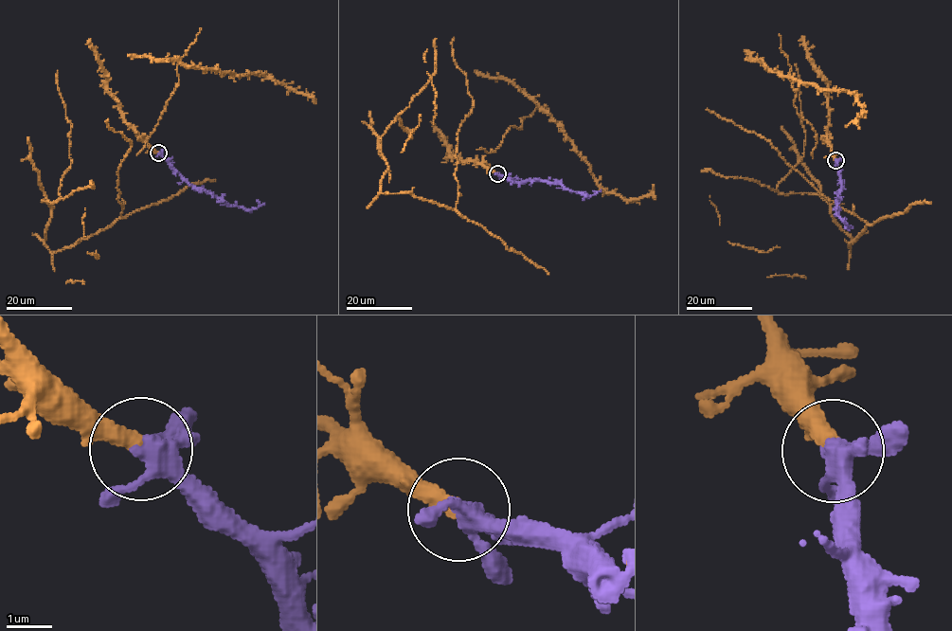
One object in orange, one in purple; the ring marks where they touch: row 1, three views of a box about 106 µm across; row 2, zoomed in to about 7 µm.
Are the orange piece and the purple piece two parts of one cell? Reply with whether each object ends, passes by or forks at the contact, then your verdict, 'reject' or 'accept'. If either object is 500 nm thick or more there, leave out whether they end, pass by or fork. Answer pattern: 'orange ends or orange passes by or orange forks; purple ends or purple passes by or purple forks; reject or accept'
orange ends; purple forks; accept

